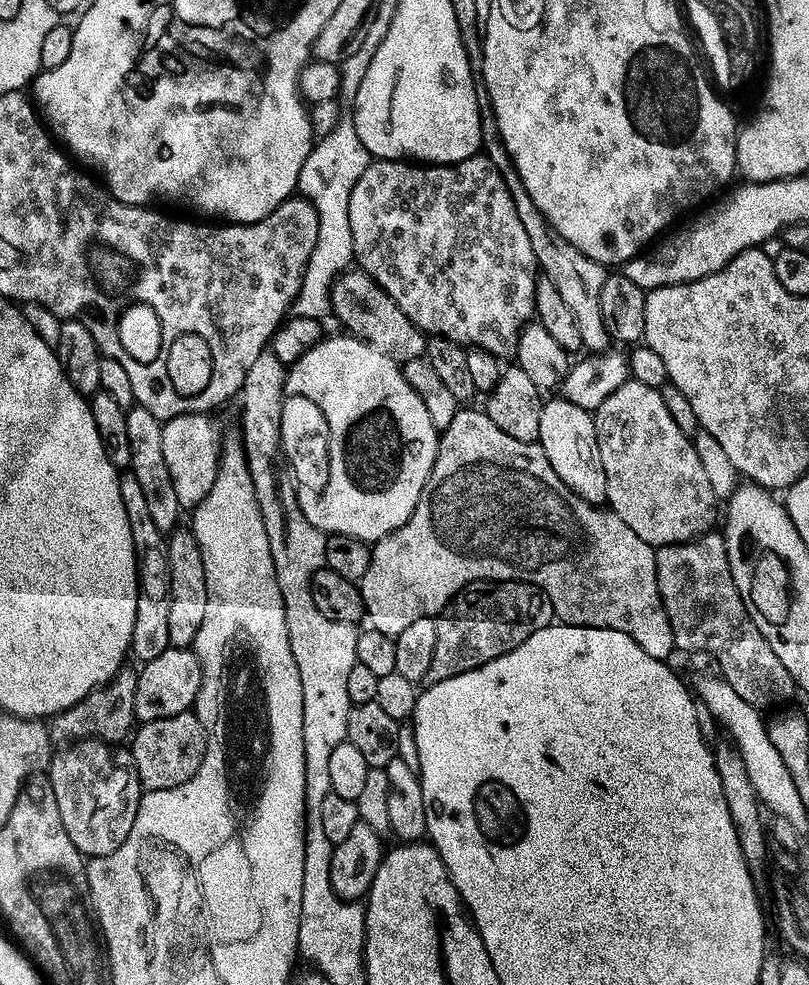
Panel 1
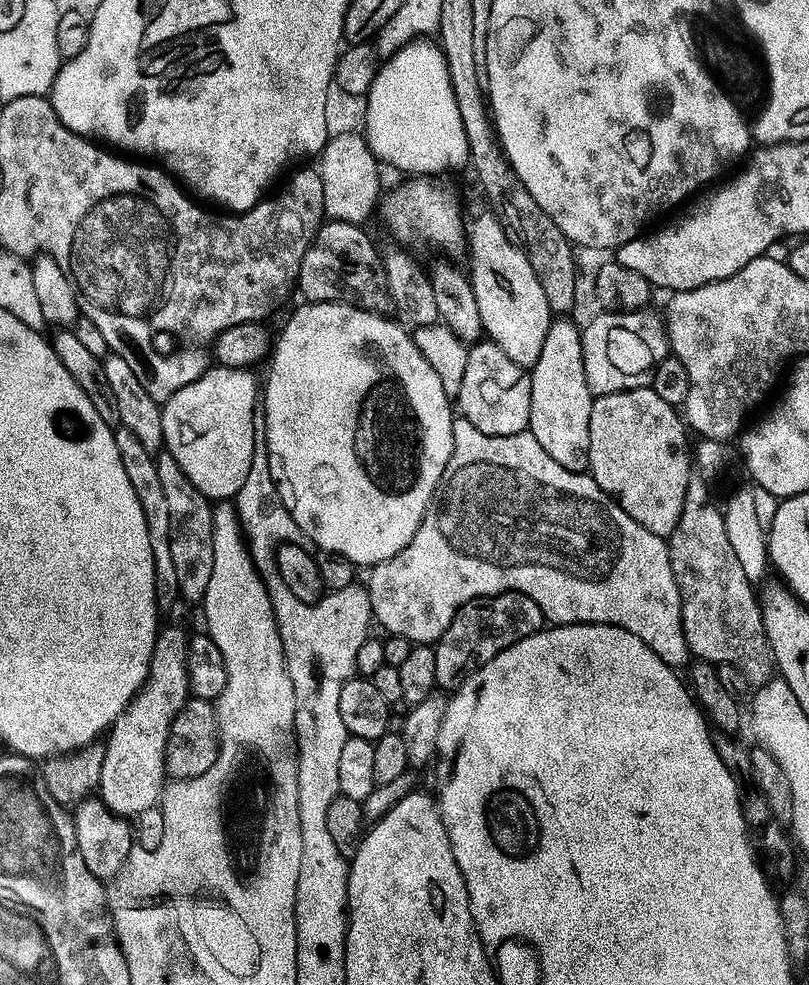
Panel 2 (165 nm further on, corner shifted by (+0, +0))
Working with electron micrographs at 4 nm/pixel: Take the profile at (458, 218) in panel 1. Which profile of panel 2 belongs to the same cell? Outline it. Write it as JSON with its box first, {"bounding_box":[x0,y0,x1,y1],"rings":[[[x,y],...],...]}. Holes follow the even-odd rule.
{"bounding_box":[382,178,466,258],"rings":[[[408,178],[391,189],[382,200],[384,220],[397,245],[429,244],[432,248],[441,248],[448,255],[445,257],[456,258],[452,256],[463,253],[466,248],[466,216],[460,213],[459,198],[432,180],[435,179]]]}

